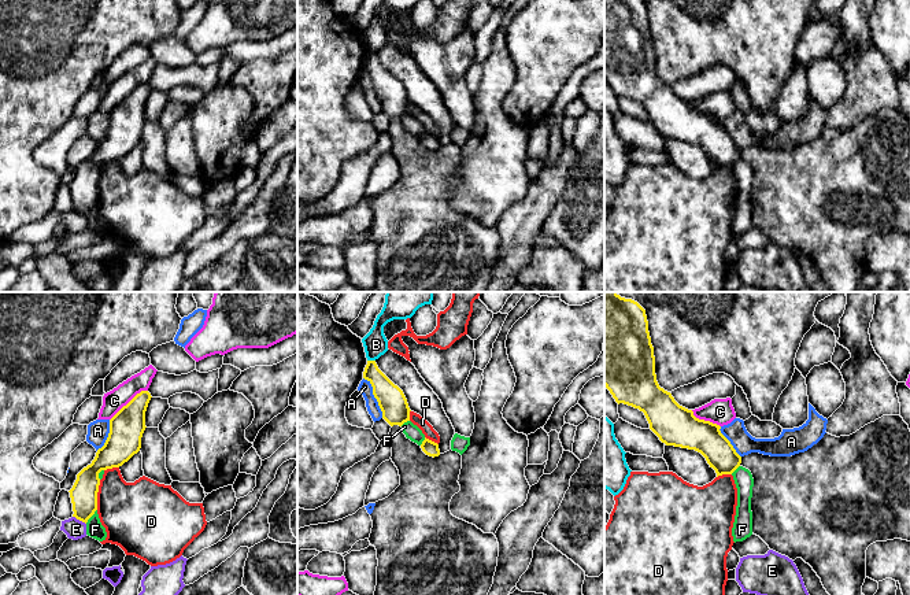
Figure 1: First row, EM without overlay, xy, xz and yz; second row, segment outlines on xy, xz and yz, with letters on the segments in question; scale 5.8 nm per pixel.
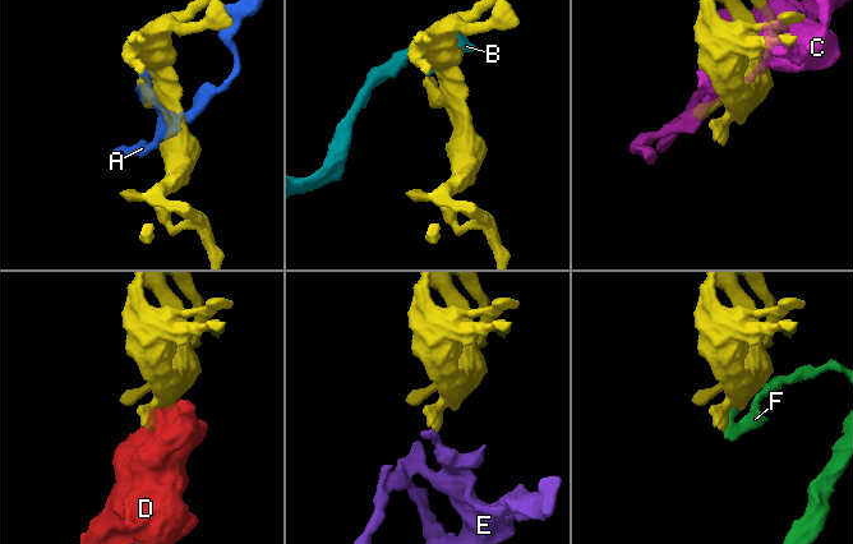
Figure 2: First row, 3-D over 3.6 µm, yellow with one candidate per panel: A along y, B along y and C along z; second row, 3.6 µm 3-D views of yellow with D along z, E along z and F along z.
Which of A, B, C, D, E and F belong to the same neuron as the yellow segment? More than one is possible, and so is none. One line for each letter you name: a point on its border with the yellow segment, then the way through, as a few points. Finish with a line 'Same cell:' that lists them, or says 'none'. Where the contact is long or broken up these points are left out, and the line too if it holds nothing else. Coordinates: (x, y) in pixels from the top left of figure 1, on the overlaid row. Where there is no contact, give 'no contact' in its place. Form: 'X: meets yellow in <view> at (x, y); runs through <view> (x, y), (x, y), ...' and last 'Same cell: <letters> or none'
Same cell: none

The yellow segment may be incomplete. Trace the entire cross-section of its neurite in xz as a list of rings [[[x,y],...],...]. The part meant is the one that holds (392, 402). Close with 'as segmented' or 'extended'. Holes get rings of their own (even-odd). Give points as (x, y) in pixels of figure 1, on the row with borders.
[[[367,361],[363,378],[371,384],[373,395],[382,411],[382,418],[391,426],[402,426],[410,421],[411,410],[403,391],[378,369],[376,361]]]; as segmented

